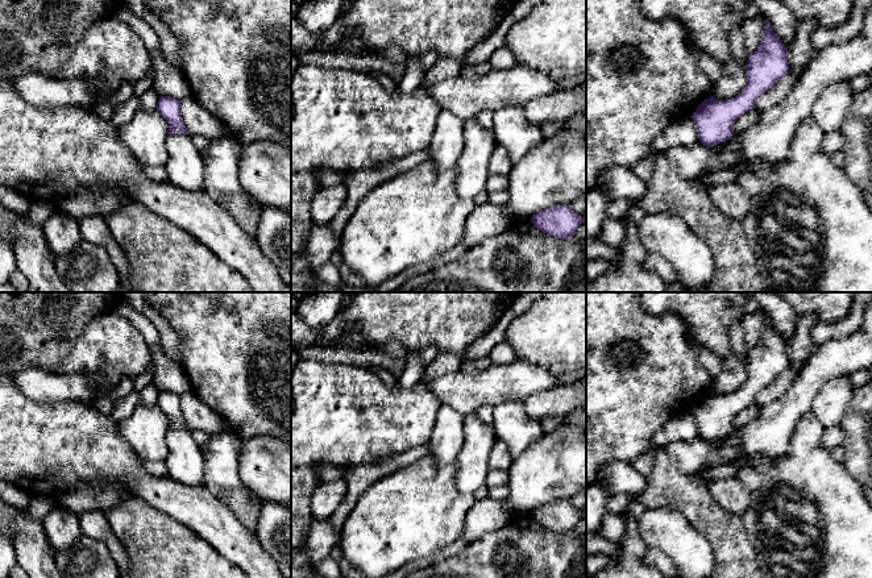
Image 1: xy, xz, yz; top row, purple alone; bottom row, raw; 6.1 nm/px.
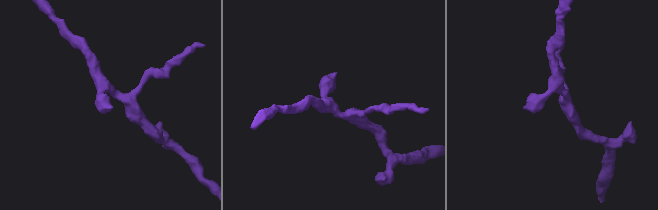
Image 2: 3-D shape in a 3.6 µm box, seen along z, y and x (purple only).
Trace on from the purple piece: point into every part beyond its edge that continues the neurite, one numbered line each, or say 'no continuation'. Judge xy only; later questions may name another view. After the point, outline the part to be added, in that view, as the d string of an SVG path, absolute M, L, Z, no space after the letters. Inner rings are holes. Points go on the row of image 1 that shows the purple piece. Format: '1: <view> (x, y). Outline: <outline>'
no continuation

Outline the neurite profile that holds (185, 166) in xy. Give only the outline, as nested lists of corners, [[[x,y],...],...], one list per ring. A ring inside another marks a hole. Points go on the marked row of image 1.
[[[167,134],[169,159],[163,166],[169,183],[191,192],[205,192],[203,158],[190,134]]]

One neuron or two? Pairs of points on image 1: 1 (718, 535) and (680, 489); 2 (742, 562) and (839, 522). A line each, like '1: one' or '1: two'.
1: one
2: two

